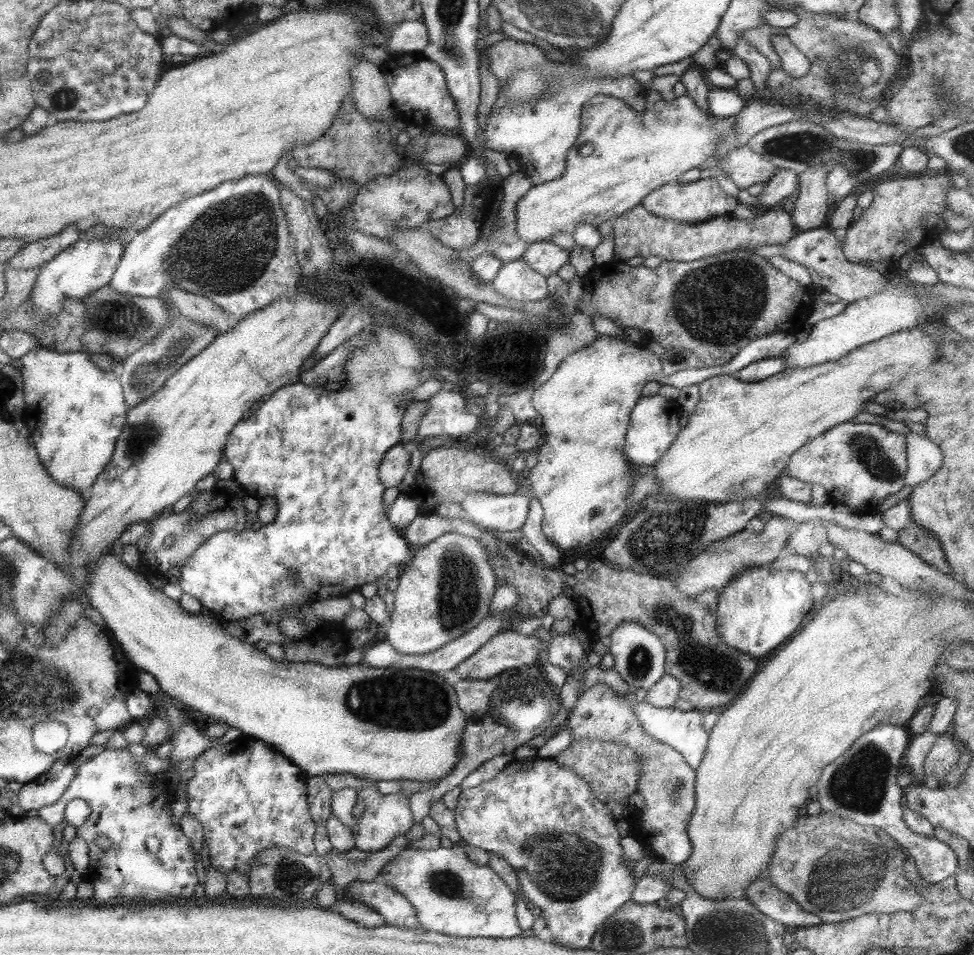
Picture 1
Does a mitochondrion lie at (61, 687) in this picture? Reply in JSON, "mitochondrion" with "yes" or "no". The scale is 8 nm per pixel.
{"mitochondrion":"yes"}

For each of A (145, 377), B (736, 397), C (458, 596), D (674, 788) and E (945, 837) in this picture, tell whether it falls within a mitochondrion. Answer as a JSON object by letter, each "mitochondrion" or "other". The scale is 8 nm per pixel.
{"A":"mitochondrion","B":"other","C":"mitochondrion","D":"mitochondrion","E":"other"}

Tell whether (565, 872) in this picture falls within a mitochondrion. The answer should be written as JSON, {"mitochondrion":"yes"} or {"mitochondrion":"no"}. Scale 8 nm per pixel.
{"mitochondrion":"yes"}

